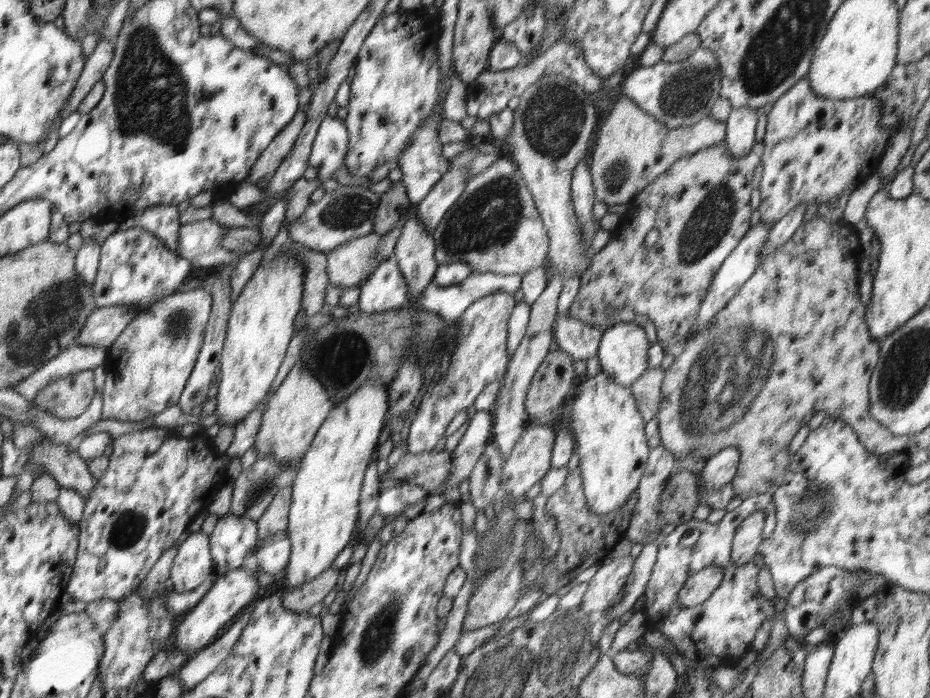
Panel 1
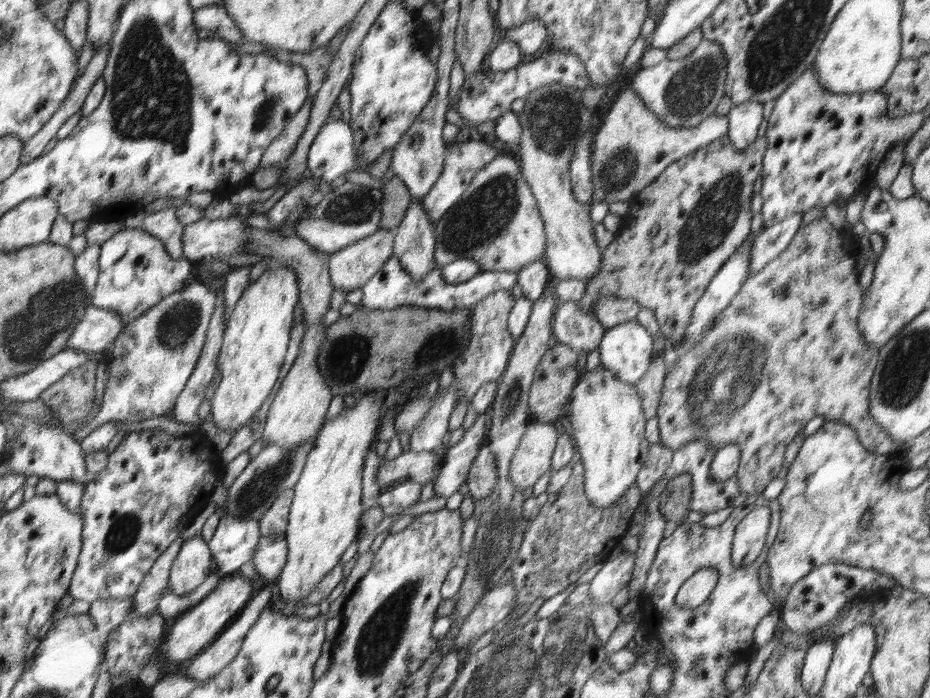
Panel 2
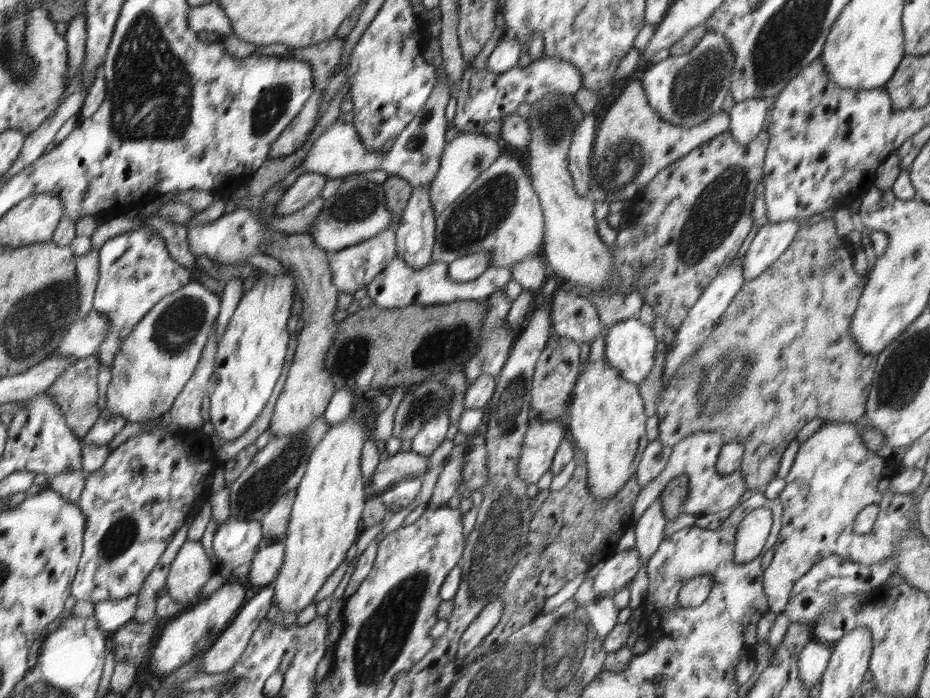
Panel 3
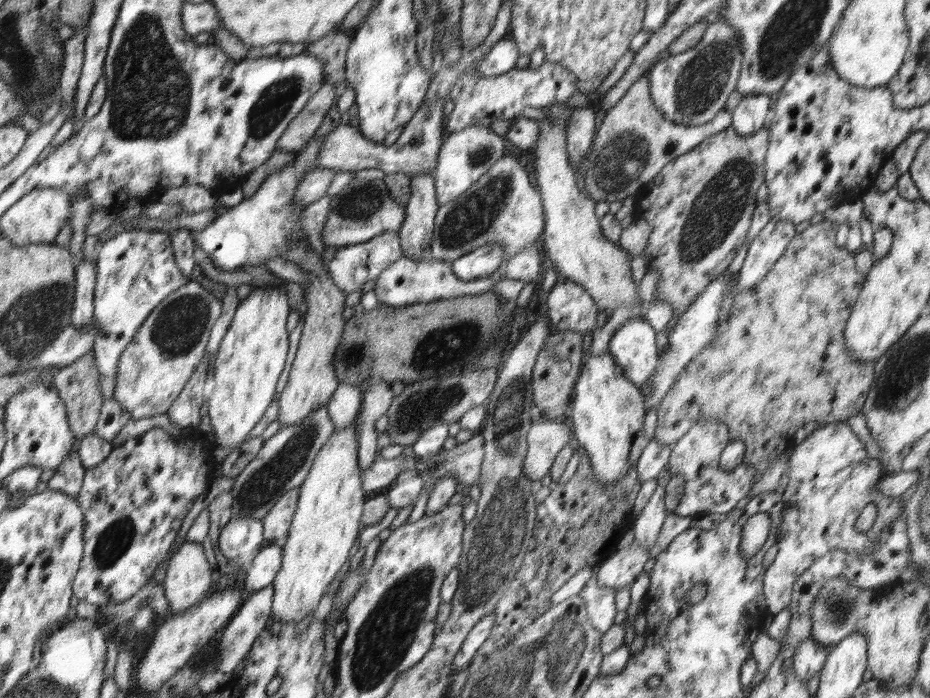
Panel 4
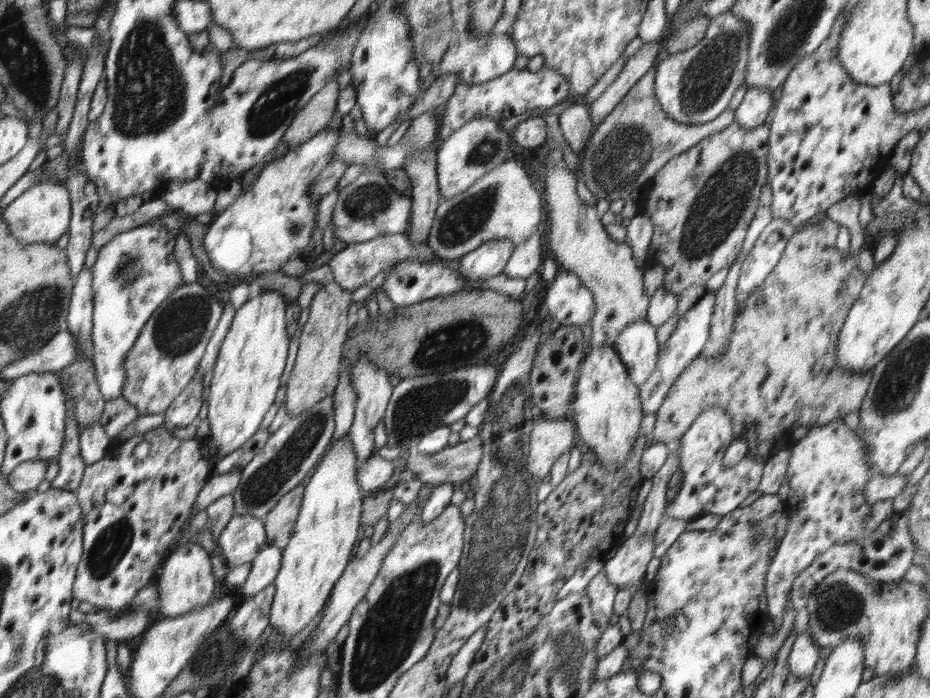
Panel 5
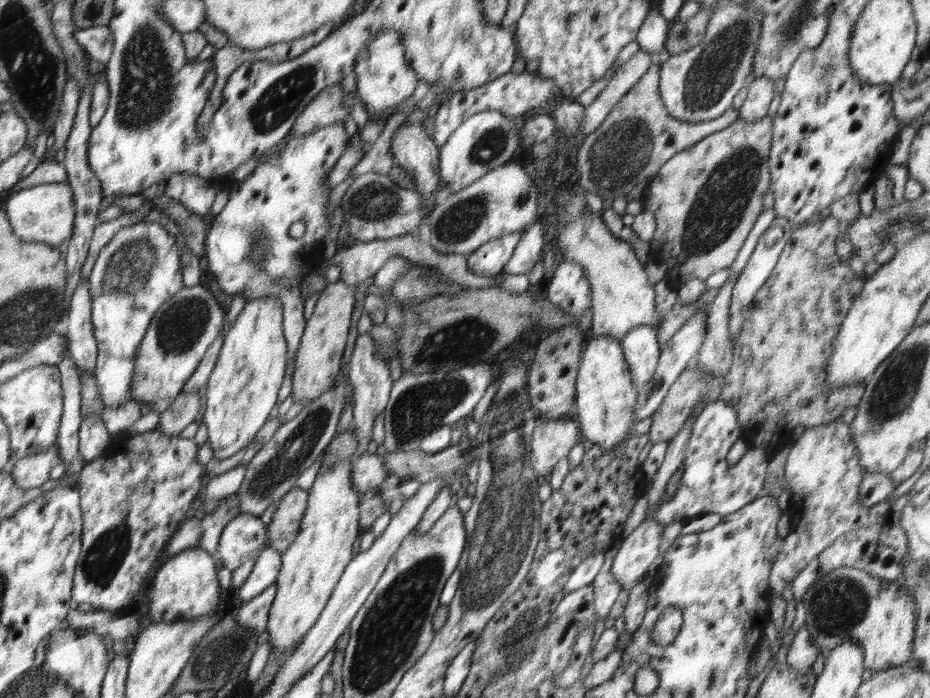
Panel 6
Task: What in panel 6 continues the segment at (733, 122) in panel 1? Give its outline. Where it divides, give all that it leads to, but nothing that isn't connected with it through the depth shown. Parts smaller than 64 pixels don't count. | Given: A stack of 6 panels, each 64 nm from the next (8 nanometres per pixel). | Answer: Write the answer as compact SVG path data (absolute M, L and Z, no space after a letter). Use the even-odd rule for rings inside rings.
M767 76L756 78L748 86L747 96L741 109L741 120L756 121L767 116L768 109L774 100L774 80Z

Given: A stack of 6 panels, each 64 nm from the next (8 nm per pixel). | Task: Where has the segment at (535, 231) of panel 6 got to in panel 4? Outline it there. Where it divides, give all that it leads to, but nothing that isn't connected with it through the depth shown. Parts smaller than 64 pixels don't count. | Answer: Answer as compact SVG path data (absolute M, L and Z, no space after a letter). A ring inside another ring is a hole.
M536 243L526 247L524 251L512 257L506 264L502 264L501 271L506 278L528 282L540 282L542 275L542 256Z

